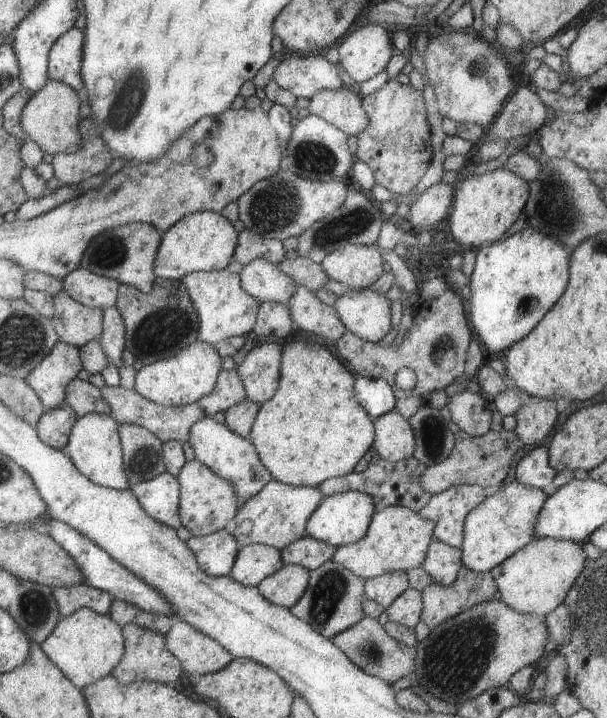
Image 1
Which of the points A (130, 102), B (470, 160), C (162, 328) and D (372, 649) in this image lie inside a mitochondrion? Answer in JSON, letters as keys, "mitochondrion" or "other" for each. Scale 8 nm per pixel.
{"A":"mitochondrion","B":"other","C":"mitochondrion","D":"mitochondrion"}

